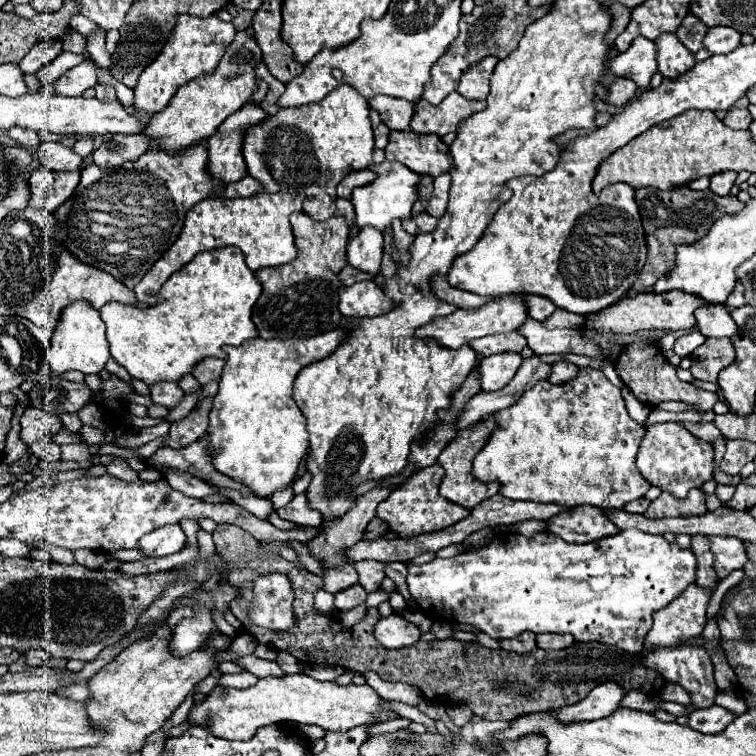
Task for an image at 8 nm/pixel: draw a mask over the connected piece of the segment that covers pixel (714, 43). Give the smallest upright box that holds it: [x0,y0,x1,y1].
[703,27,741,55]

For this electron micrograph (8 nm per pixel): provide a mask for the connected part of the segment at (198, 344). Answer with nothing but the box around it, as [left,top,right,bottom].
[99,247,261,385]

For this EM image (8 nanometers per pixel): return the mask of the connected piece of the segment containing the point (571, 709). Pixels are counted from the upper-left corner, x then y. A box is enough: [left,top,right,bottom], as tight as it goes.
[551,683,625,725]

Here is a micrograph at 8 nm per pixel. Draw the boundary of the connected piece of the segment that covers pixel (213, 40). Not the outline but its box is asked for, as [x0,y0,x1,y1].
[133,15,235,113]

